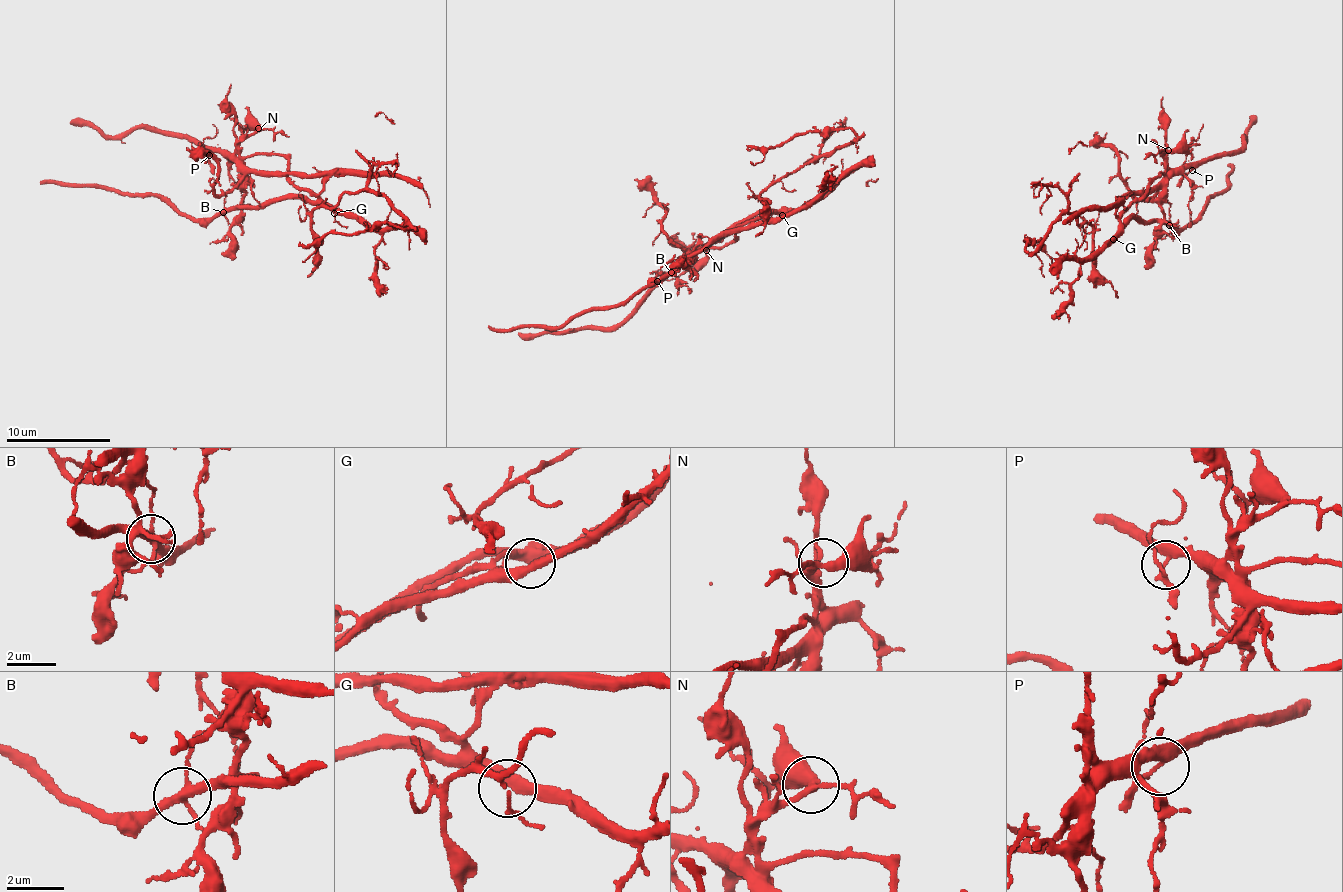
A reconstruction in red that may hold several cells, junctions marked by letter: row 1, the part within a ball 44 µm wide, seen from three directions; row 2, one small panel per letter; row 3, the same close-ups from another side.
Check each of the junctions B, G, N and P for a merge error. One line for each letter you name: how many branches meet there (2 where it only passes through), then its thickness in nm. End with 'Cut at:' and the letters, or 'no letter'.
B: Branches: 4. Thickness 260 nm
Cut at: B

